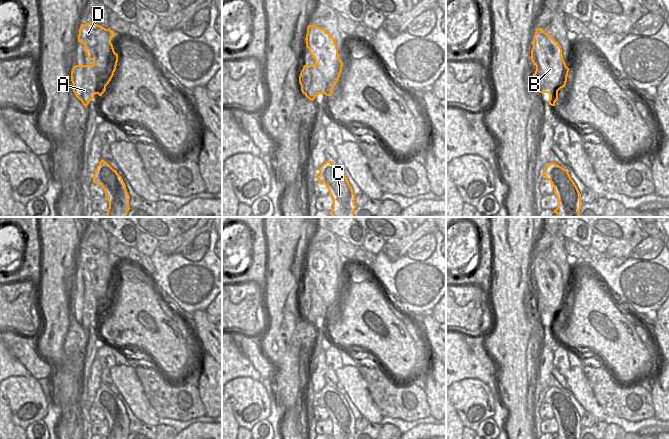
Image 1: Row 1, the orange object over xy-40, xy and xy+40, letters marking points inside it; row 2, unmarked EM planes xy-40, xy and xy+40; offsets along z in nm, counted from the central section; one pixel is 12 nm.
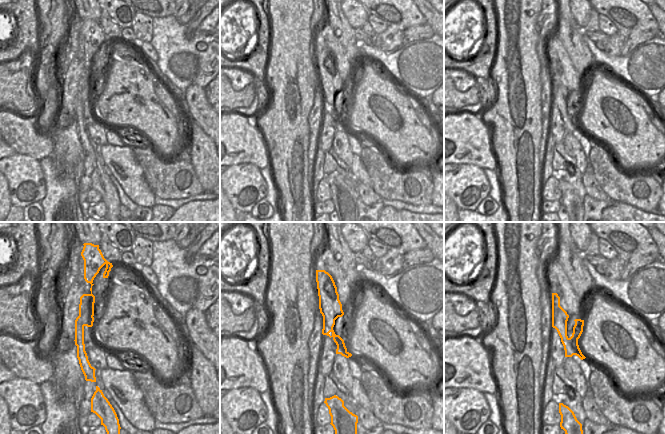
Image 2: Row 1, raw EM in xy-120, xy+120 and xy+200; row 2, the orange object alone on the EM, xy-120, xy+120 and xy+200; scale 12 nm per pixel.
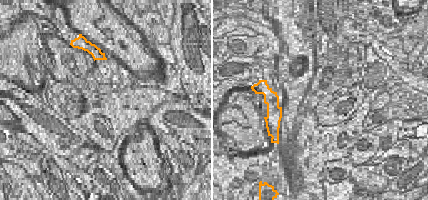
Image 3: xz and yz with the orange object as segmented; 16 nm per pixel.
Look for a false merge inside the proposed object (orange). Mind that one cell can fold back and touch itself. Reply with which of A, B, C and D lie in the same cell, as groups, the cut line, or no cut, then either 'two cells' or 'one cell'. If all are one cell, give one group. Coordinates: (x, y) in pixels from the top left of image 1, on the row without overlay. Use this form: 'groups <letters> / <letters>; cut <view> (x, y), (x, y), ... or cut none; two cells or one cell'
groups A C / B D; cut xy (315, 289), (326, 306), (326, 313), (323, 316); two cells

